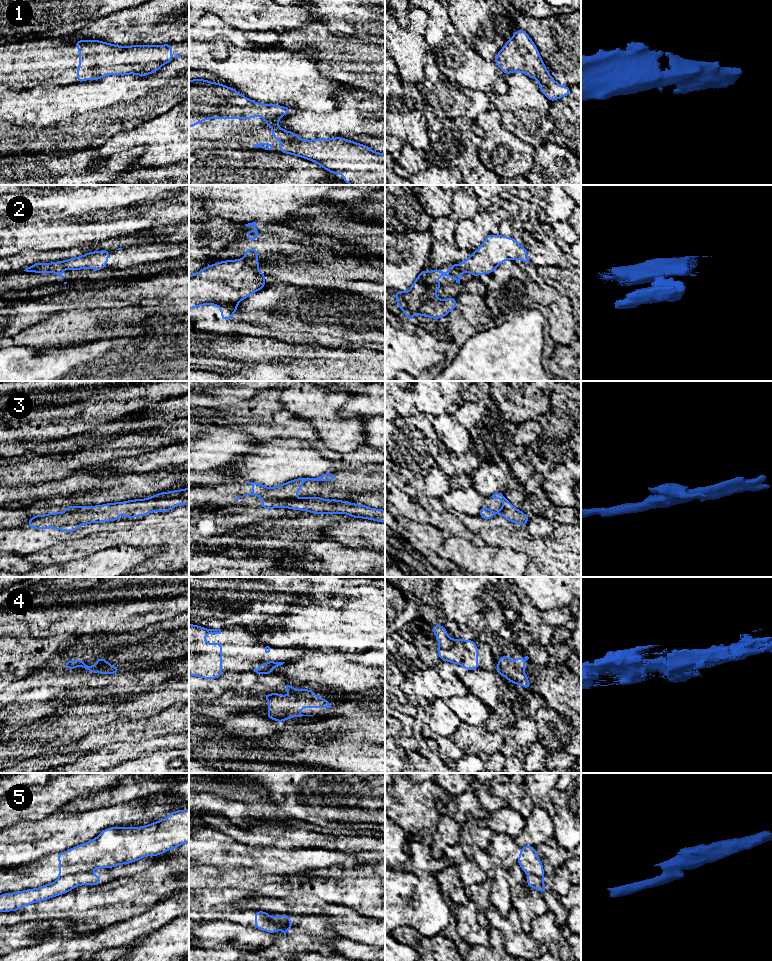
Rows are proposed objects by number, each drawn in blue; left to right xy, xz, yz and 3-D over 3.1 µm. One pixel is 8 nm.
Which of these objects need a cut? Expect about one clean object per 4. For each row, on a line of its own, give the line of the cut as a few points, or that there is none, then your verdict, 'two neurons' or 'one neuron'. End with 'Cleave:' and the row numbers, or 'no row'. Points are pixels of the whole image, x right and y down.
1: no cut; one neuron
2: cut in xz along (245, 257), (248, 259), (256, 258); two neurons
3: no cut; one neuron
4: cut in xy along (97, 664), (98, 670), (96, 672); two neurons
5: cut in xy along (91, 871), (68, 874), (59, 878); two neurons
Cleave: 2, 4, 5

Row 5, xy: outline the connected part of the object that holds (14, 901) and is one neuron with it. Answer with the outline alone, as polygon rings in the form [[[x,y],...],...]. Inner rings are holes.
[[[78,873],[59,878],[53,883],[39,888],[23,890],[0,895],[0,912],[16,911],[20,908],[69,892],[80,885],[101,884],[100,876],[89,873]]]

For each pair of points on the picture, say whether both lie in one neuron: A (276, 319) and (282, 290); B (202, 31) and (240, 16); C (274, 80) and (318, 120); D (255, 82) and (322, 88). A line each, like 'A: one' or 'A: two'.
A: one
B: two
C: two
D: one

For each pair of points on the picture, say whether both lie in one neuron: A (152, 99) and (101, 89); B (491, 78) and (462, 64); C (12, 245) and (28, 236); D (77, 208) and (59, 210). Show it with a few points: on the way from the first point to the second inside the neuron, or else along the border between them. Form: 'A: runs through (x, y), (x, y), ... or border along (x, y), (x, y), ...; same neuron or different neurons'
A: runs through (139, 99), (114, 99); same neuron
B: runs through (484, 76), (469, 69); same neuron
C: runs through (16, 241), (20, 237), (24, 237); same neuron
D: runs through (73, 208), (63, 208); same neuron

